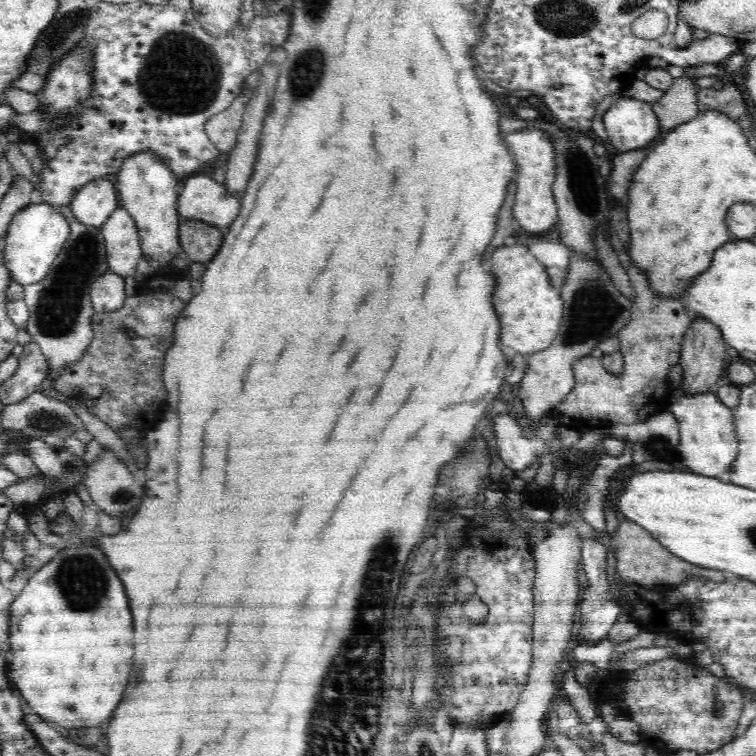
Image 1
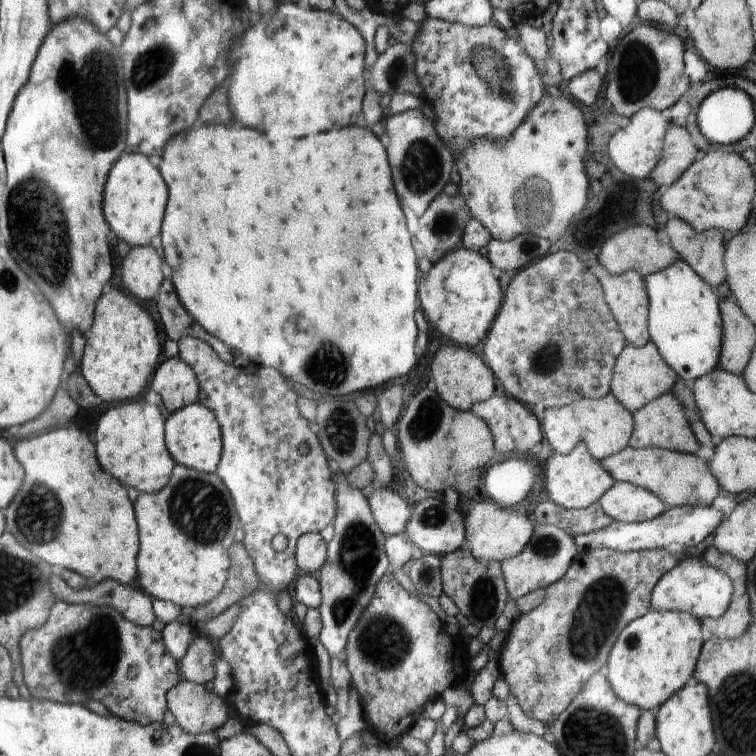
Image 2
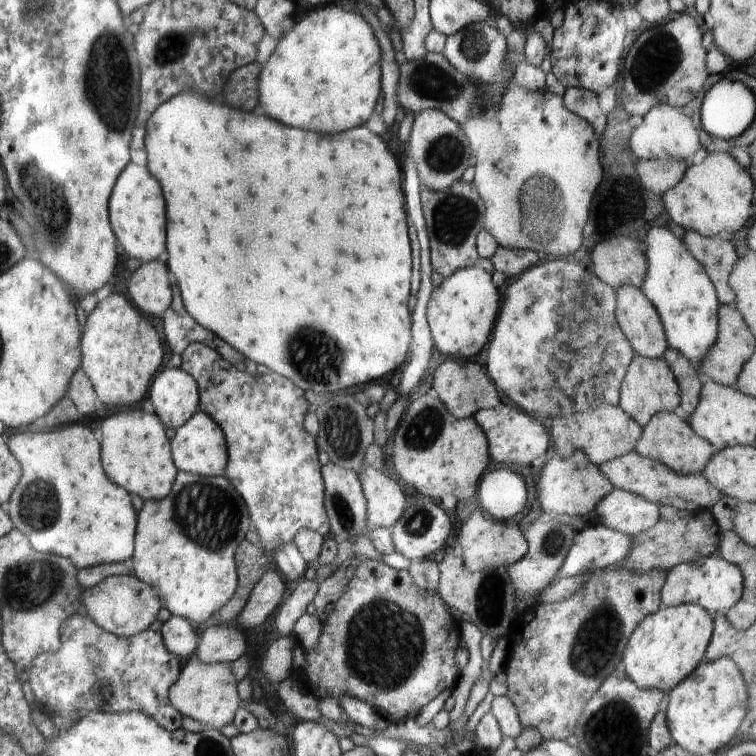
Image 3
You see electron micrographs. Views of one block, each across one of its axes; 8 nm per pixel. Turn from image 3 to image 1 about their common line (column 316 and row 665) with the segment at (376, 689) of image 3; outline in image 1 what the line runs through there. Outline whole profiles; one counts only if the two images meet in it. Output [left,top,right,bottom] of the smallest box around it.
[597,658,743,754]

